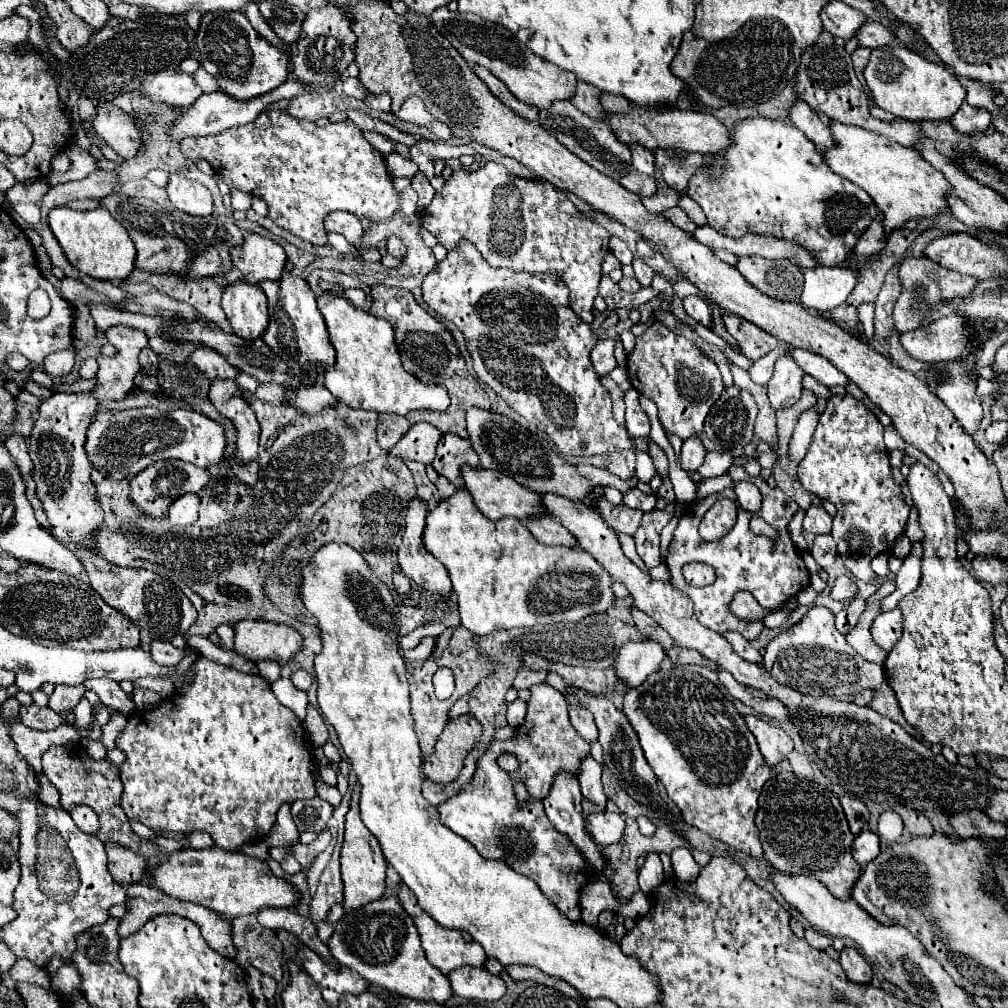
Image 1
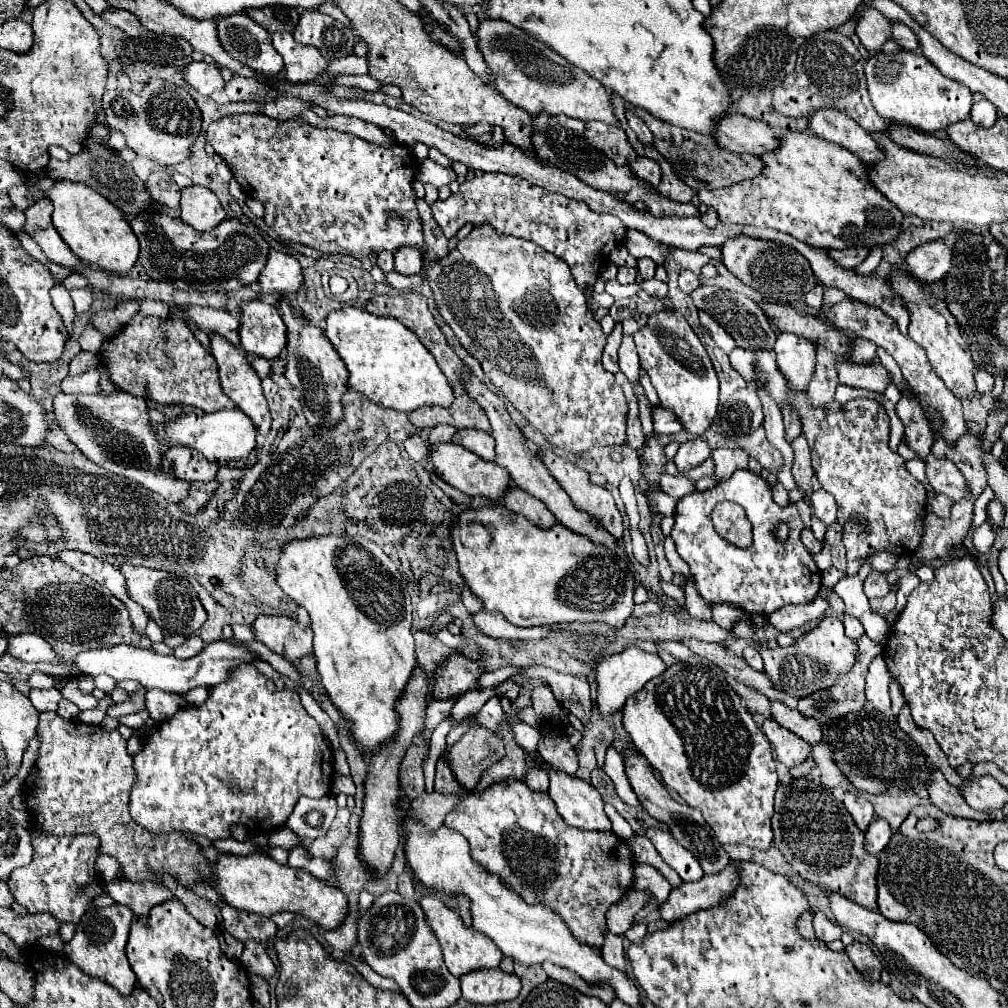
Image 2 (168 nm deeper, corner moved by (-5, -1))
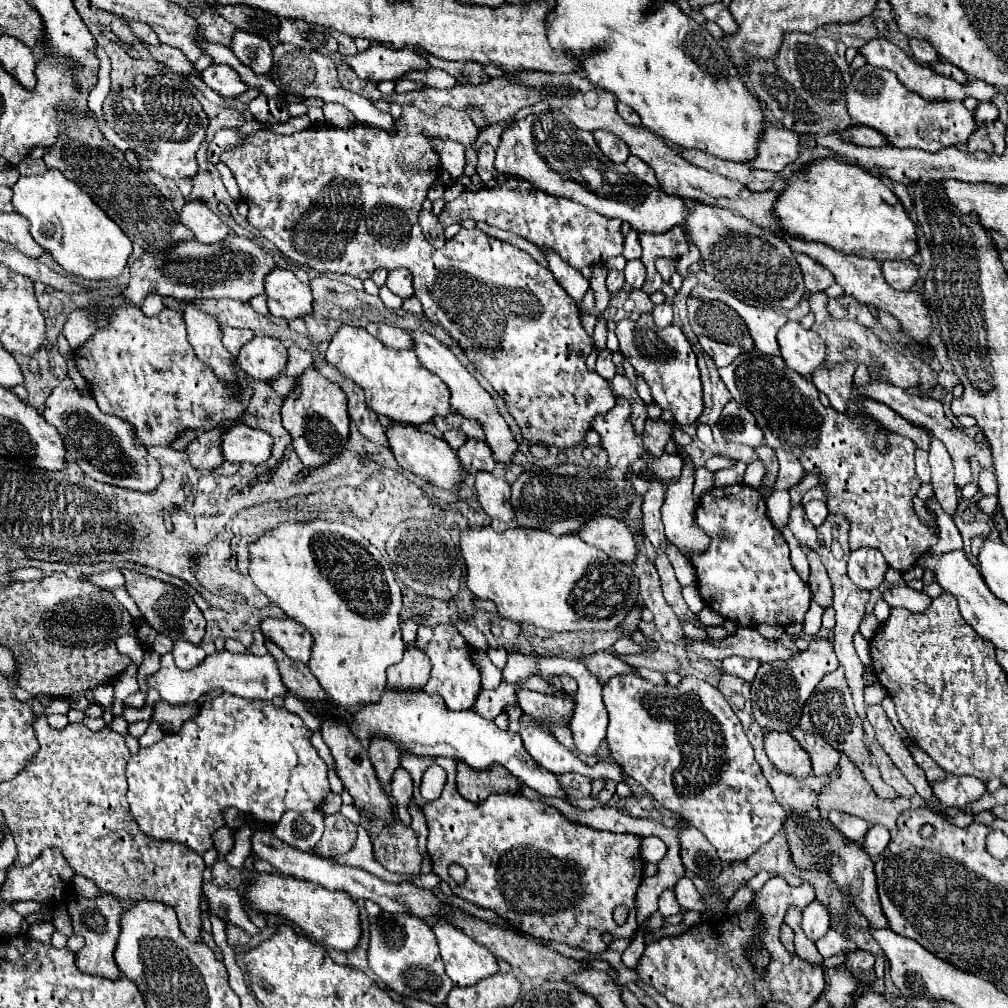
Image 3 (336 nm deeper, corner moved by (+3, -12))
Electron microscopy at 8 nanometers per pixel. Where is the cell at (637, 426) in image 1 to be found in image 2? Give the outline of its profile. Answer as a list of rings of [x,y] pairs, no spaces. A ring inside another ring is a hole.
[[[651,407],[651,419],[653,419],[653,427],[657,435],[671,435],[683,429],[677,417],[663,407]]]

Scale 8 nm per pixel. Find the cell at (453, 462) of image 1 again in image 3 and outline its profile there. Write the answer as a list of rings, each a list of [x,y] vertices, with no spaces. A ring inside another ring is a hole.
[[[469,438],[459,450],[457,450],[457,458],[459,462],[471,472],[479,472],[479,470],[495,470],[495,458],[491,458],[491,448],[485,444],[485,440],[475,440]]]

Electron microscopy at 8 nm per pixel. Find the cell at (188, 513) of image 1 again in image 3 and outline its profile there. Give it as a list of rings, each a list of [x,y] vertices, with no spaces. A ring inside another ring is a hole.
[[[65,376],[61,384],[53,388],[45,402],[43,416],[63,436],[67,458],[77,462],[81,470],[93,480],[139,492],[153,492],[161,482],[159,462],[147,454],[143,444],[139,444],[133,428],[117,416],[103,414],[91,396],[81,394],[75,388],[69,376]]]

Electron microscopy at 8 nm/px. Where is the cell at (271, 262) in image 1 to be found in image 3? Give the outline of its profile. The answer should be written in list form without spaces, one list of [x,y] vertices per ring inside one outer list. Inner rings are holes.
[[[275,268],[271,274],[267,274],[265,292],[271,316],[299,318],[313,312],[309,284],[301,282],[291,270]]]

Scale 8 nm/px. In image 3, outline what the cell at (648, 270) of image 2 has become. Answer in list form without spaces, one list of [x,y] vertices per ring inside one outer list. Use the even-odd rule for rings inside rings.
[[[631,260],[625,266],[625,284],[631,288],[641,288],[645,282],[645,266],[641,260]]]

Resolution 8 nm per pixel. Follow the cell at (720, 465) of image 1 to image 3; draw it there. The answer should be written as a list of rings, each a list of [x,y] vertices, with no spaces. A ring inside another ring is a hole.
[[[739,462],[739,464],[735,464],[733,468],[715,472],[715,478],[713,478],[715,486],[717,486],[717,488],[725,488],[725,486],[731,486],[731,484],[739,484],[739,482],[743,480],[745,468],[747,468],[747,464],[745,464],[745,462]]]

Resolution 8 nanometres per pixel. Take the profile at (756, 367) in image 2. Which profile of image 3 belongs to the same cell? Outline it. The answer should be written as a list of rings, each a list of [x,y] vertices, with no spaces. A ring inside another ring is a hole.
[[[757,352],[741,354],[729,366],[719,368],[719,376],[721,376],[723,384],[727,386],[727,390],[731,392],[731,396],[755,416],[759,428],[763,430],[767,446],[771,446],[773,450],[783,448],[783,450],[795,454],[807,472],[819,474],[821,484],[827,490],[829,512],[831,514],[843,512],[847,516],[847,520],[851,522],[851,530],[849,530],[851,550],[857,550],[861,546],[877,548],[883,552],[883,556],[891,568],[895,568],[899,572],[907,572],[913,564],[917,564],[917,560],[931,546],[937,544],[939,530],[927,528],[927,524],[923,524],[913,510],[911,500],[917,494],[921,480],[915,472],[915,462],[913,462],[915,444],[909,438],[889,434],[891,450],[887,454],[879,454],[873,448],[875,432],[881,426],[878,421],[868,419],[868,417],[851,420],[843,412],[823,406],[819,402],[817,388],[807,378],[799,376],[799,372],[791,372],[791,368],[787,368],[787,364],[783,364],[783,360],[779,356],[763,356]]]

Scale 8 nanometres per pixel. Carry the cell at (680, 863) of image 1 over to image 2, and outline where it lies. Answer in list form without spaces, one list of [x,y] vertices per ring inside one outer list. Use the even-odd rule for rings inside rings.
[[[649,829],[647,837],[651,839],[659,855],[665,859],[665,863],[669,863],[683,881],[699,881],[703,877],[703,869],[699,861],[687,849],[683,849],[669,831]]]

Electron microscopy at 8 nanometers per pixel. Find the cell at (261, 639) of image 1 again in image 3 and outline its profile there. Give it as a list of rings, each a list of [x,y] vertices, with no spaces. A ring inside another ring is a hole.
[[[267,618],[261,622],[261,632],[265,638],[273,640],[291,660],[309,662],[313,636],[303,624],[291,618]]]

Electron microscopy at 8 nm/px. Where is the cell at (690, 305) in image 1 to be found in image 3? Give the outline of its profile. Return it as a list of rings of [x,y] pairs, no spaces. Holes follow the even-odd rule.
[[[701,336],[699,338],[699,344],[701,348],[715,360],[715,364],[721,368],[721,366],[729,366],[739,354],[743,354],[745,350],[739,348],[739,346],[733,346],[733,344],[723,344],[723,342],[717,342],[717,340],[711,340],[707,336]]]

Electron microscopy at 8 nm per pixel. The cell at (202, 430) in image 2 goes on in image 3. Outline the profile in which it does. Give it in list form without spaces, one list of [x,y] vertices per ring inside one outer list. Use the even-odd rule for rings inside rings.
[[[233,424],[223,434],[221,448],[227,462],[263,464],[271,456],[273,438],[259,428],[251,428],[247,424]]]

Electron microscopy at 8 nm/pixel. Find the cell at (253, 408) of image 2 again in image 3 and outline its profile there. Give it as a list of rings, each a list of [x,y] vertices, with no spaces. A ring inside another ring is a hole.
[[[195,300],[185,302],[183,316],[187,326],[187,338],[197,358],[211,366],[223,382],[231,384],[231,380],[235,380],[235,370],[231,364],[231,354],[221,344],[221,322],[213,314],[207,314],[199,306],[195,306]]]

